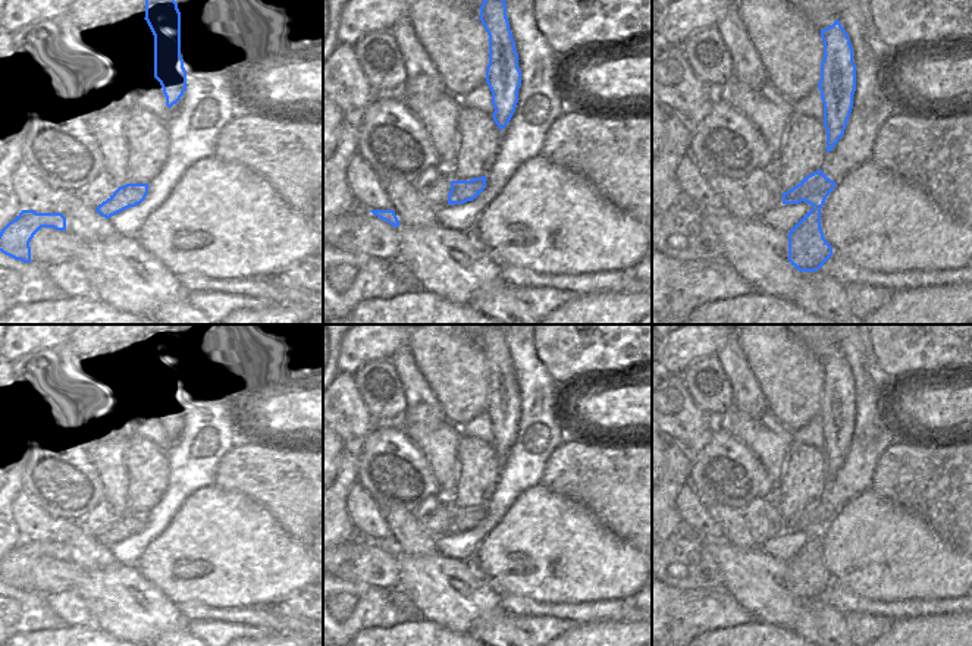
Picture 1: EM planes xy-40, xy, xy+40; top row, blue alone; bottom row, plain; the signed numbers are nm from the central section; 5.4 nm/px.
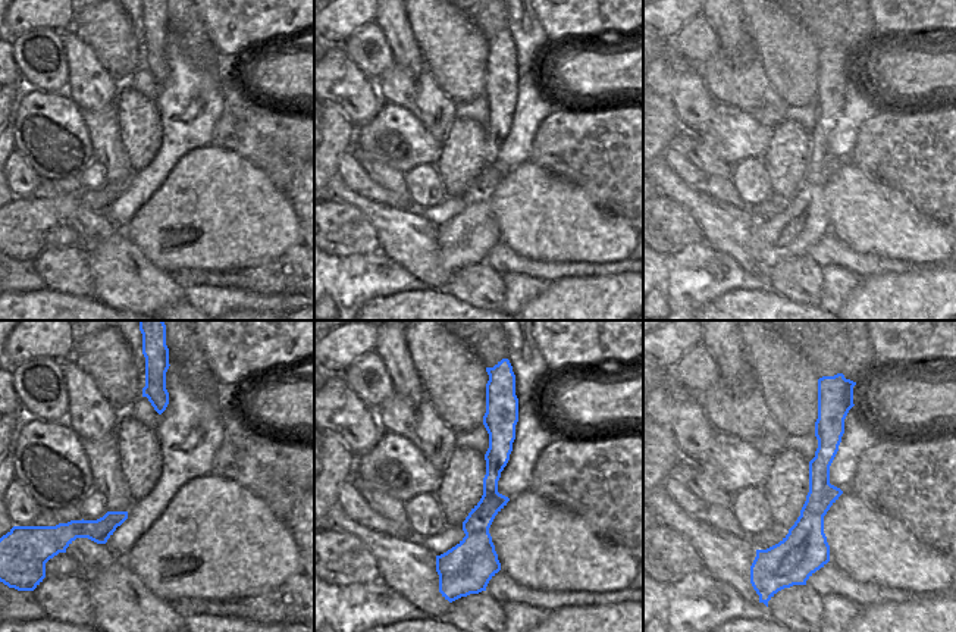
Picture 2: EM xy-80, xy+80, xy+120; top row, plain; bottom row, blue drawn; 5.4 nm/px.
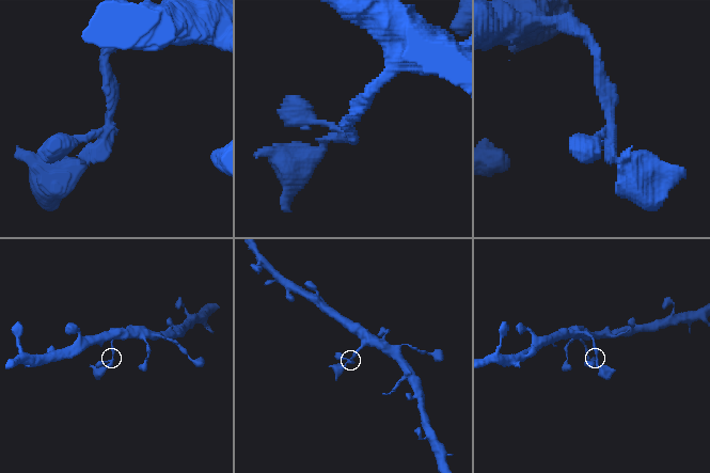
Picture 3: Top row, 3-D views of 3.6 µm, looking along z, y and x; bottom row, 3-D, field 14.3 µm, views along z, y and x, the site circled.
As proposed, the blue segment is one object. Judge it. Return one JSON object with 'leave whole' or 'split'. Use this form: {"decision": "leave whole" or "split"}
{"decision": "leave whole"}

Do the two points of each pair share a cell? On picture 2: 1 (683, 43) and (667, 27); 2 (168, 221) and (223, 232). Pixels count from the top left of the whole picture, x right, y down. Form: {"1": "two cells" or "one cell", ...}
{"1": "two cells", "2": "one cell"}

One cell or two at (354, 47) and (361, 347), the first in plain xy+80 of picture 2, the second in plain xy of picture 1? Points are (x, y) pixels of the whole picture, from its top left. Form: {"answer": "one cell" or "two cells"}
{"answer": "two cells"}

